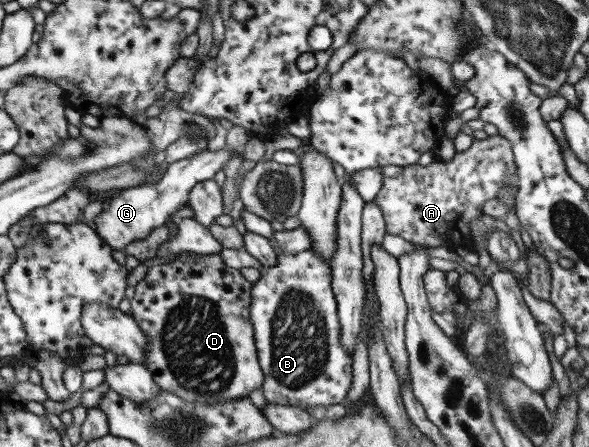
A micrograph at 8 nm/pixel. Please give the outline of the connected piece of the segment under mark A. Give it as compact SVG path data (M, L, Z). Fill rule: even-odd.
M501 135L474 139L471 146L456 152L451 162L435 158L429 165L381 166L383 186L373 200L383 213L385 234L423 243L430 248L445 246L451 250L461 244L474 244L471 221L481 216L487 200L494 199L501 185L519 190L517 164L511 142Z

